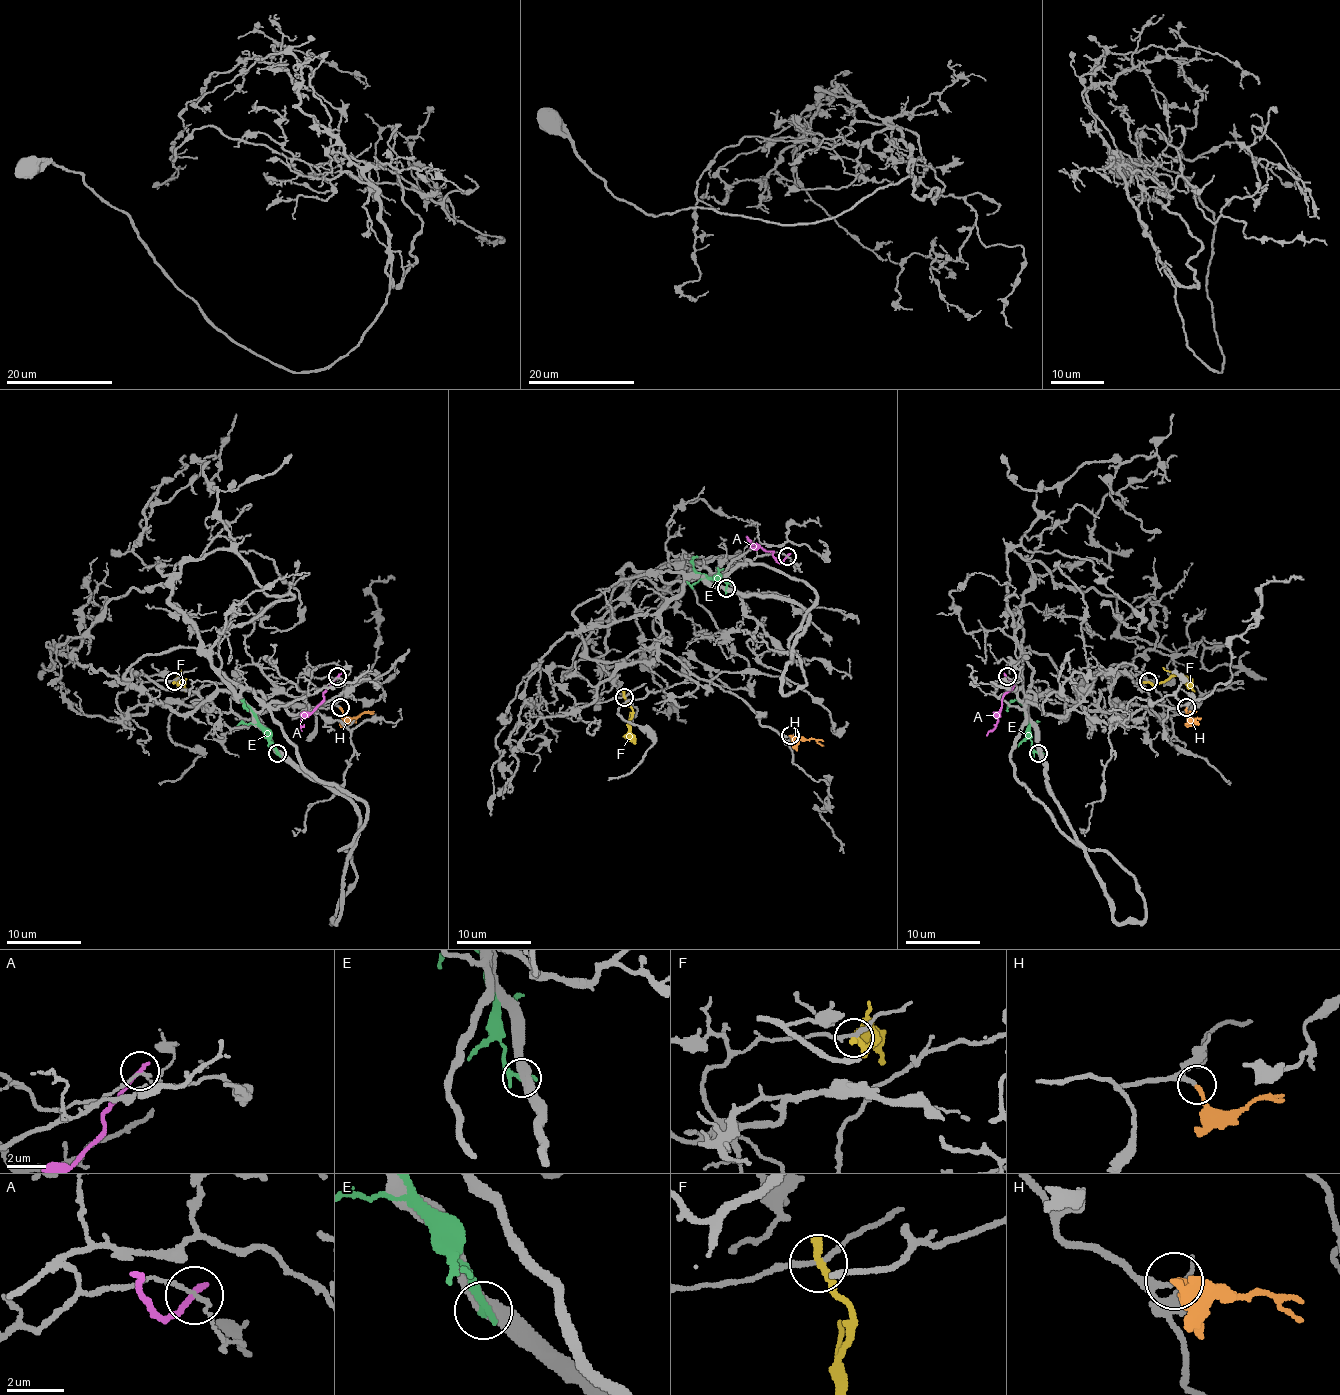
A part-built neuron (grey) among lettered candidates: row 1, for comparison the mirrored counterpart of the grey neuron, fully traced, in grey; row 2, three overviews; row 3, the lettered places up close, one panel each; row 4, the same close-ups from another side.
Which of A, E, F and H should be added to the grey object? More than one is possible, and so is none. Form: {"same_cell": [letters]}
{"same_cell": ["H"]}

